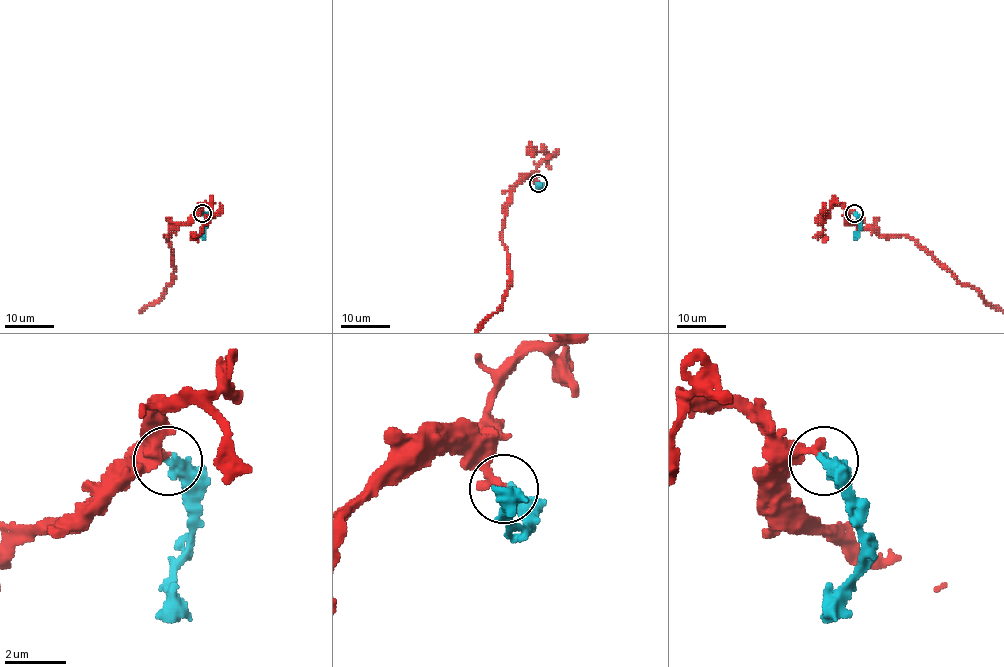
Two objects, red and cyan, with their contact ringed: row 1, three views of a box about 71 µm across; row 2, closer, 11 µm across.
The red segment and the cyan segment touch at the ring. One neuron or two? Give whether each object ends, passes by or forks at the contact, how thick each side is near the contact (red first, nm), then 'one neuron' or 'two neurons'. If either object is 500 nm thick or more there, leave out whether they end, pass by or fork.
red ends | cyan ends | 280/440 nm | one neuron

